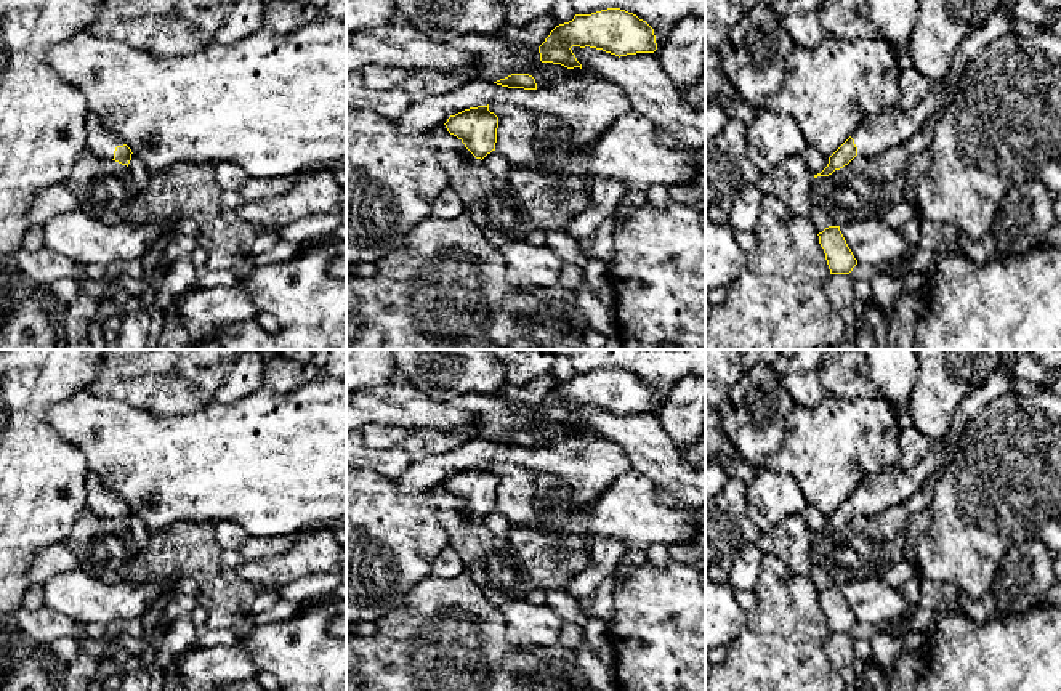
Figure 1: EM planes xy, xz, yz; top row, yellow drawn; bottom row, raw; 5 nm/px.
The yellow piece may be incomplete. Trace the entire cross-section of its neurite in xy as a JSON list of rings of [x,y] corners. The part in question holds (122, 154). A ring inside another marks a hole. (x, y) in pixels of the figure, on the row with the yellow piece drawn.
[[[90,114],[87,119],[87,135],[87,149],[91,154],[128,167],[131,149],[120,136],[109,131],[95,114]]]

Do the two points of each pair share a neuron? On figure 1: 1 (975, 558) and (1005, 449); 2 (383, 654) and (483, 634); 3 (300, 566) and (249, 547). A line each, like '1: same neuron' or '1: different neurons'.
1: same neuron
2: same neuron
3: different neurons

